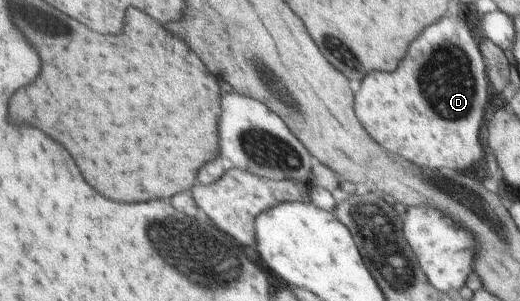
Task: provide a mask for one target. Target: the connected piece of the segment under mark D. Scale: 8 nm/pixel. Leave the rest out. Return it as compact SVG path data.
M447 17L439 19L429 27L429 31L425 31L425 35L421 35L421 39L417 39L417 43L413 43L413 47L409 47L405 59L397 63L395 71L373 71L363 77L353 98L356 119L364 131L369 131L377 145L393 151L394 156L405 157L414 166L445 174L465 172L467 167L483 157L479 129L483 121L483 103L487 101L488 64L479 50L465 25Z

